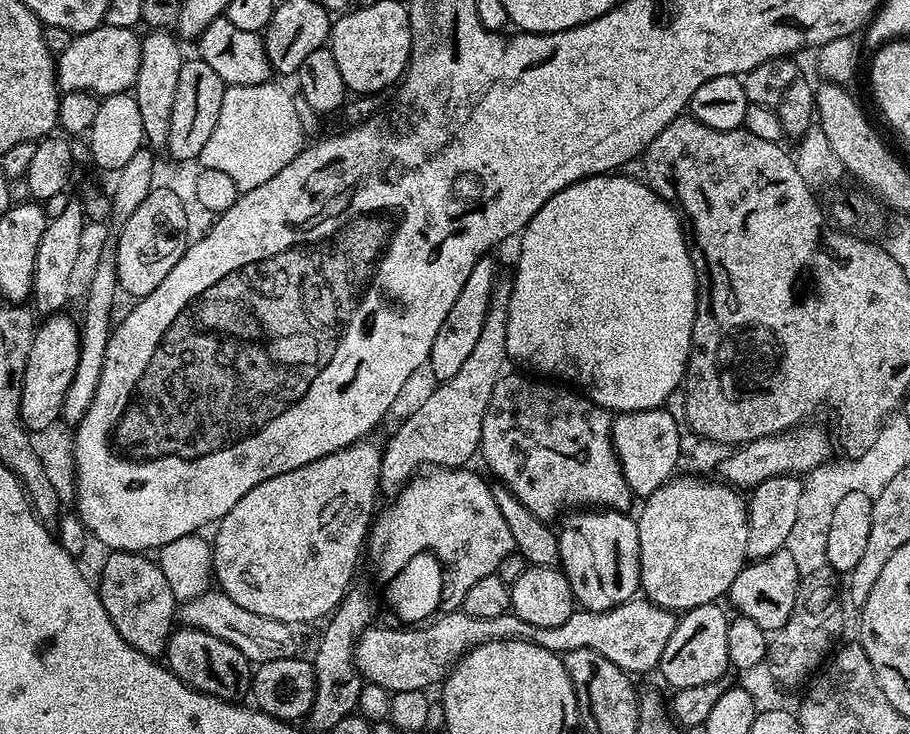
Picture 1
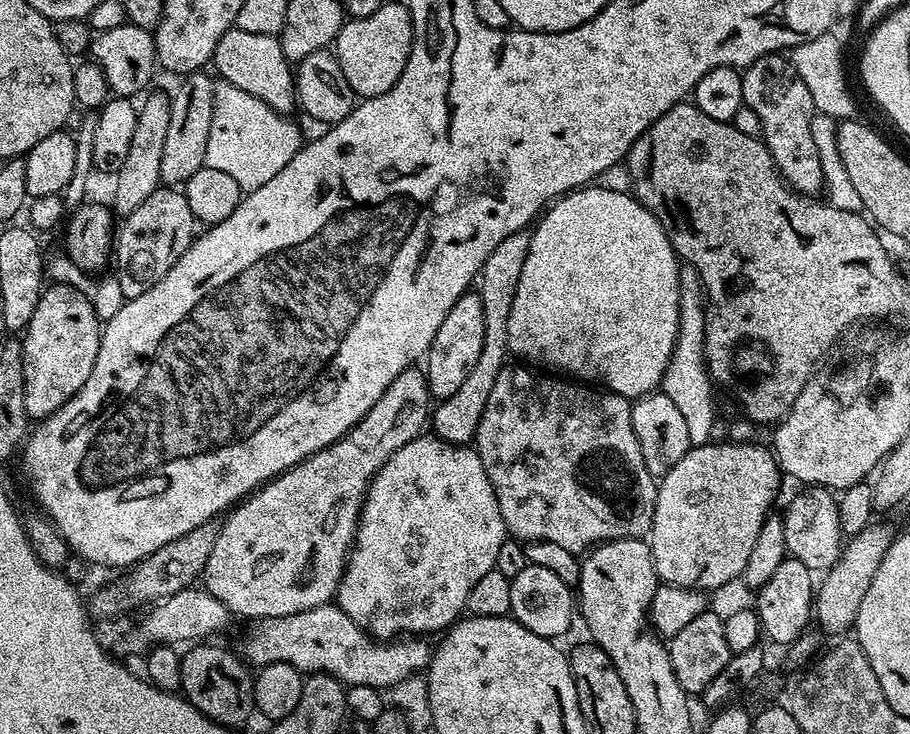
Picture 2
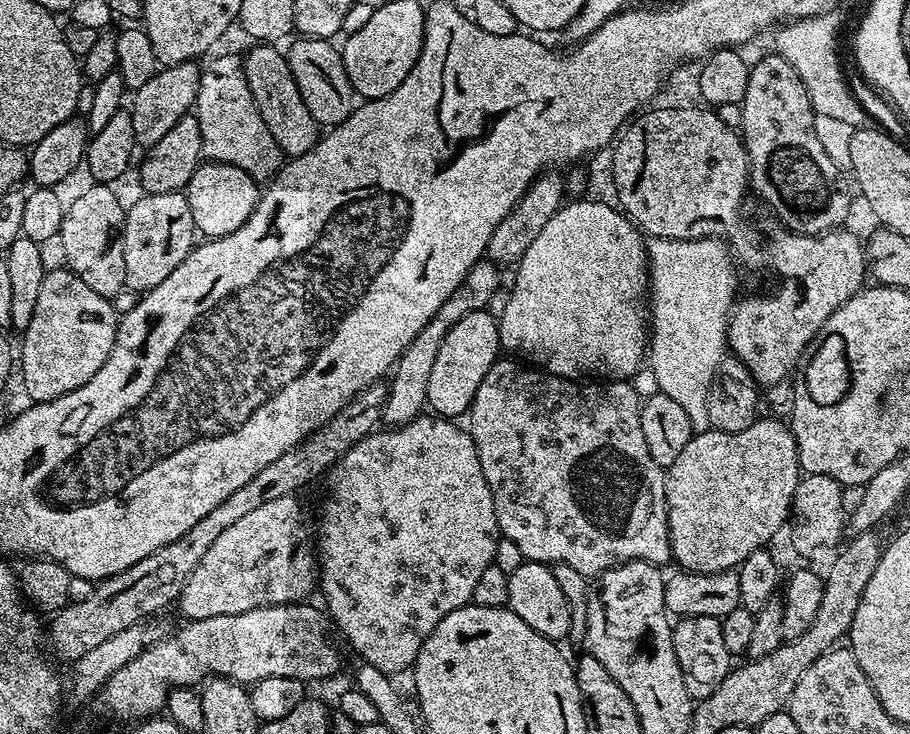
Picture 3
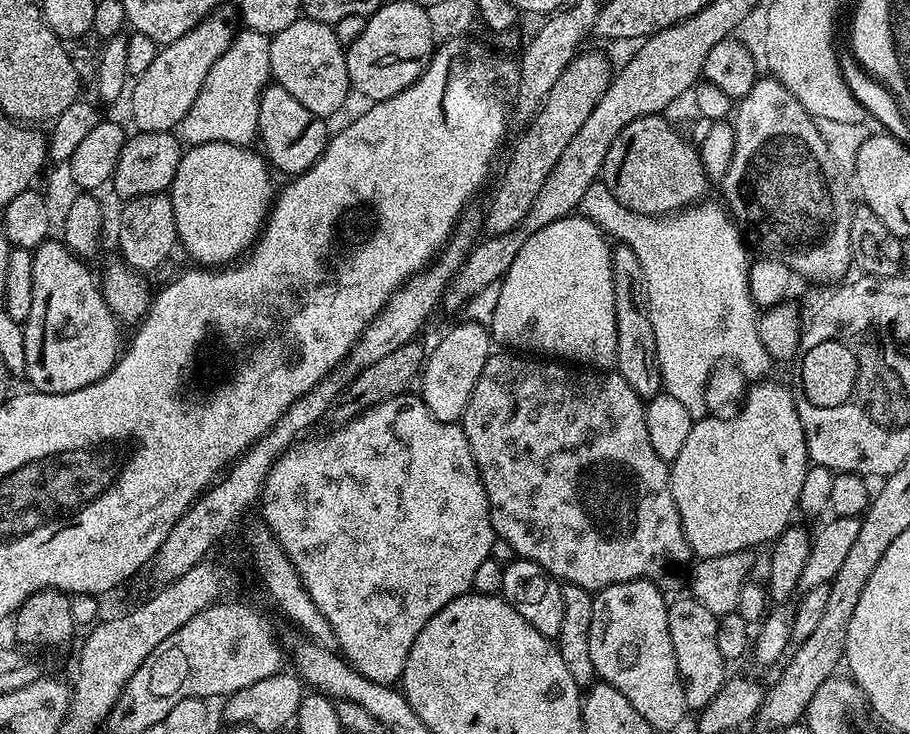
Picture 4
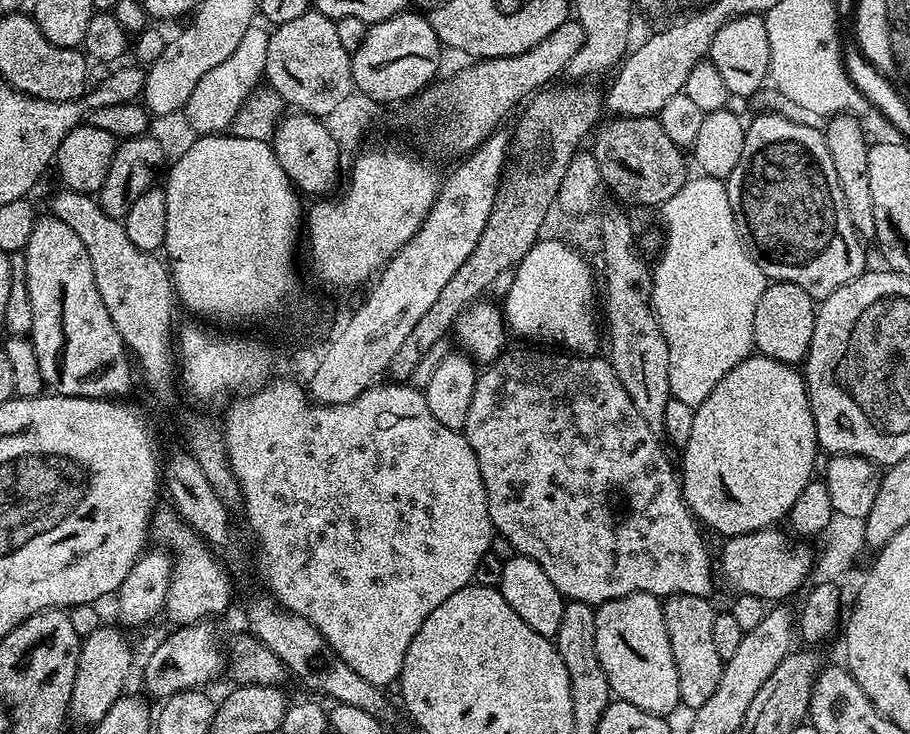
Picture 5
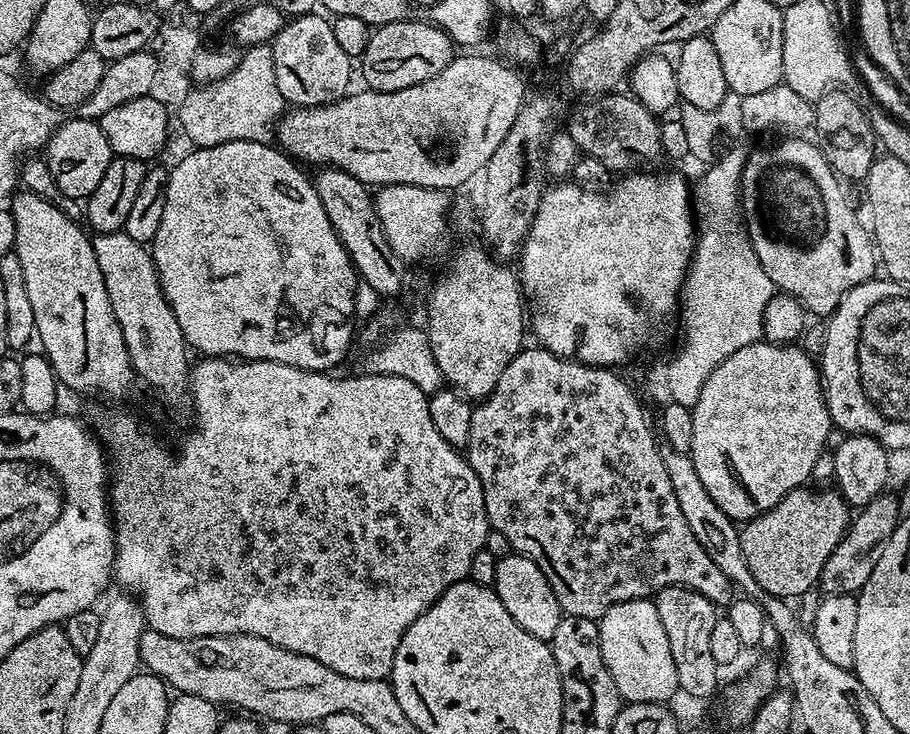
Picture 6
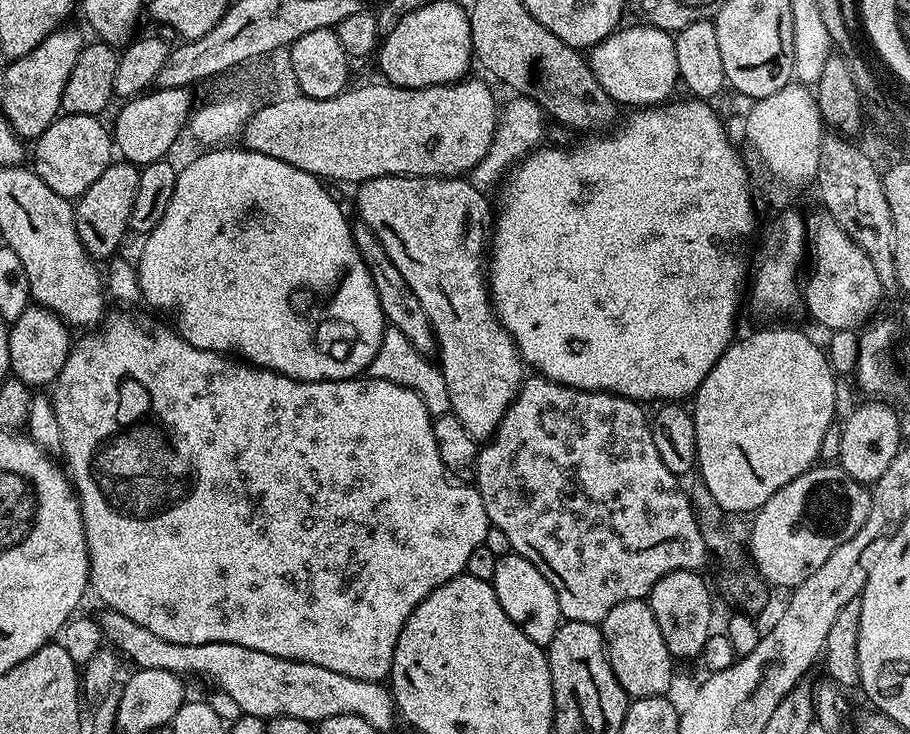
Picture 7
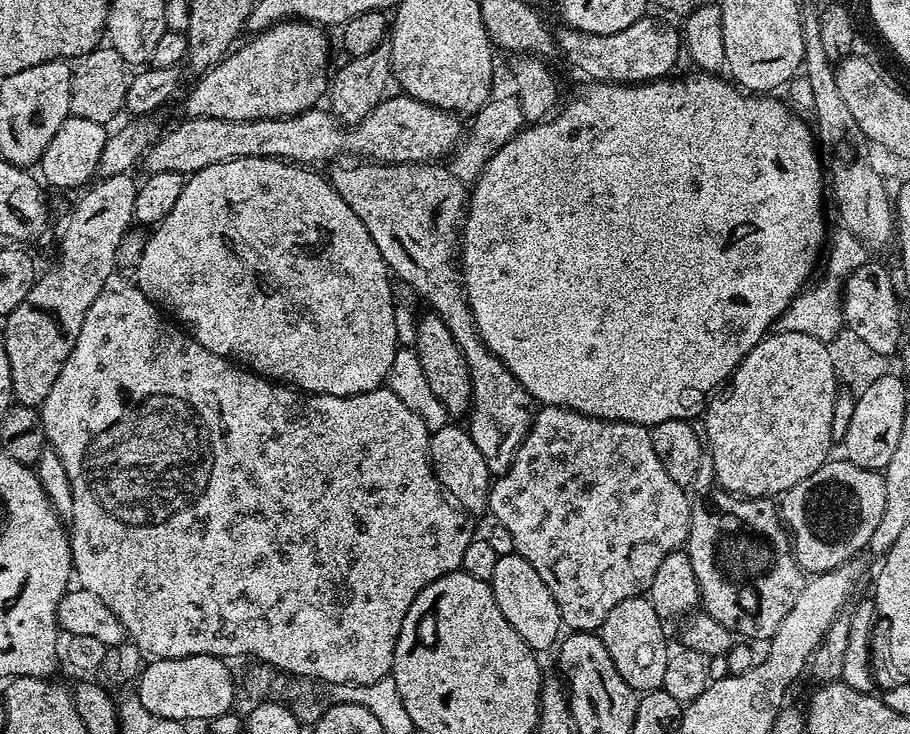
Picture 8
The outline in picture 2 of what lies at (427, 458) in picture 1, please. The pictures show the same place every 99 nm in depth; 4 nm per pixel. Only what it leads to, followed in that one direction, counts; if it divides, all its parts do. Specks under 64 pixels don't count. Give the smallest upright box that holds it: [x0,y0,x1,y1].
[430,231,529,446]

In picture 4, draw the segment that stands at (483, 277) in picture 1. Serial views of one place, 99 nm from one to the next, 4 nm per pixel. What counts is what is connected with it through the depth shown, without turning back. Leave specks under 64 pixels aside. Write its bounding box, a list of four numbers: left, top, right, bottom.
[422,324,494,424]

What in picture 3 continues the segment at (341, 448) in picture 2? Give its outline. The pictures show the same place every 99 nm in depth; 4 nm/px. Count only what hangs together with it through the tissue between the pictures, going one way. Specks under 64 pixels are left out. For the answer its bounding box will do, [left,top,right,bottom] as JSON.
[178,258,502,620]

